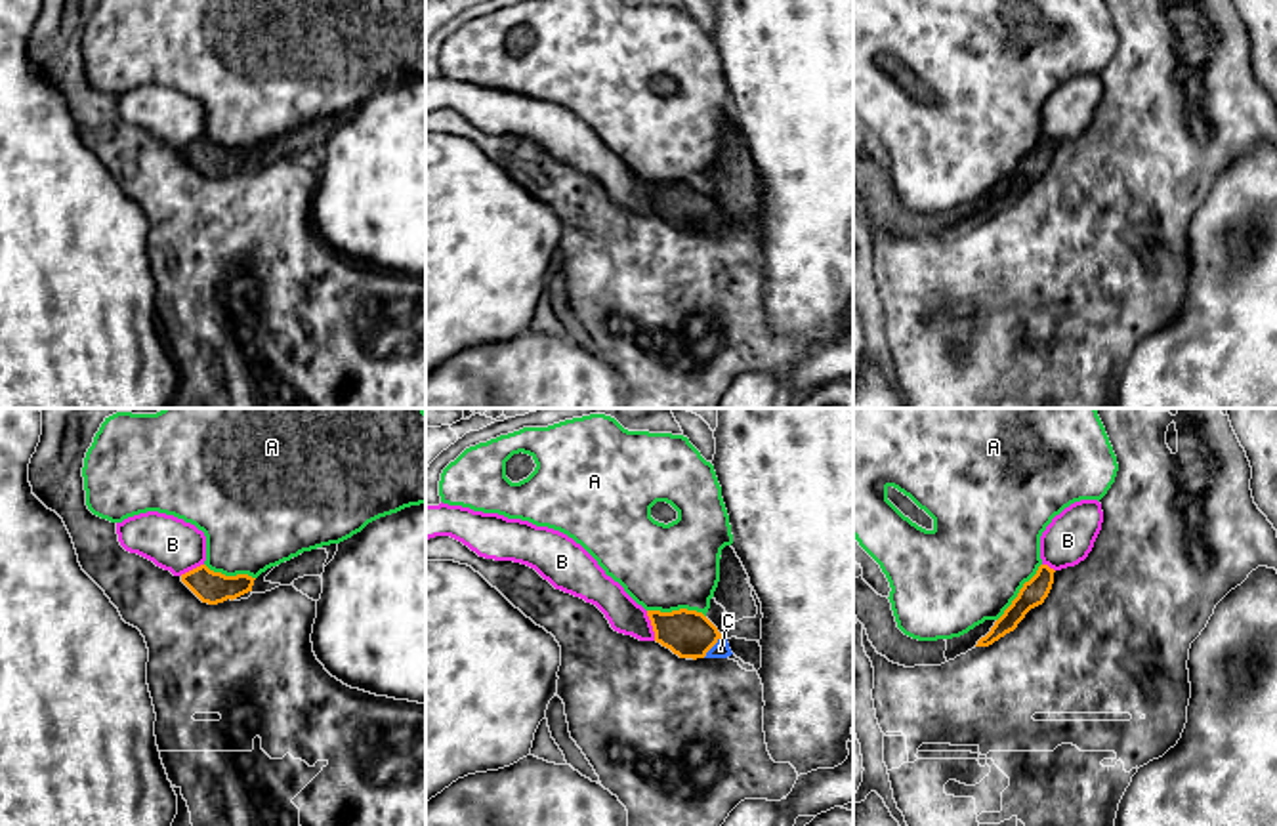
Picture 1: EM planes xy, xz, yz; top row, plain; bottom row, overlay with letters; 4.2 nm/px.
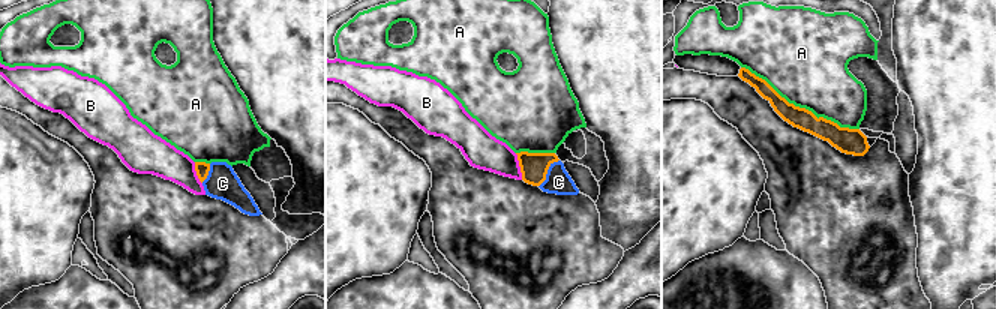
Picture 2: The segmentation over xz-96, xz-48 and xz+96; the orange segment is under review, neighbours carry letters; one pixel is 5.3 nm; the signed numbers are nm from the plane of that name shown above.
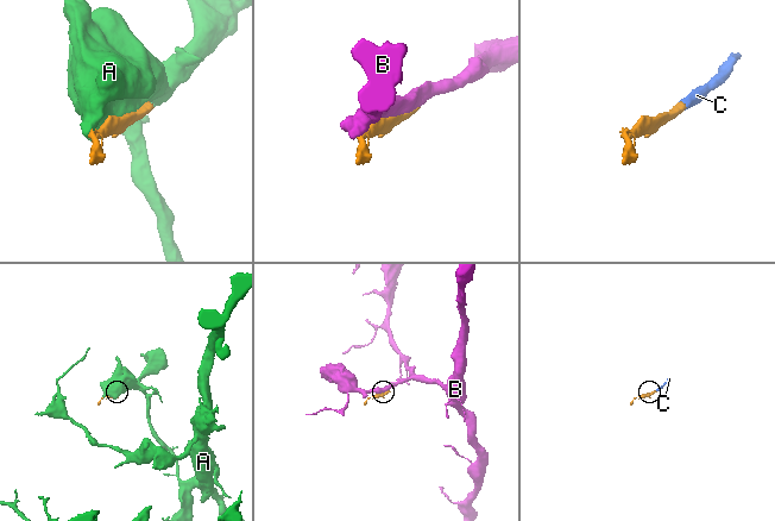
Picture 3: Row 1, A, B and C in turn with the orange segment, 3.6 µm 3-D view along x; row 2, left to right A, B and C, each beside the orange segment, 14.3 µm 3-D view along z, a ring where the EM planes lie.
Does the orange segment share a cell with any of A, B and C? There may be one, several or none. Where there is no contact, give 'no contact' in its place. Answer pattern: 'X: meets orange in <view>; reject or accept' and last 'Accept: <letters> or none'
A: meets orange in xz; reject
B: meets orange in xz; reject
C: meets orange in xz; accept
Accept: C

